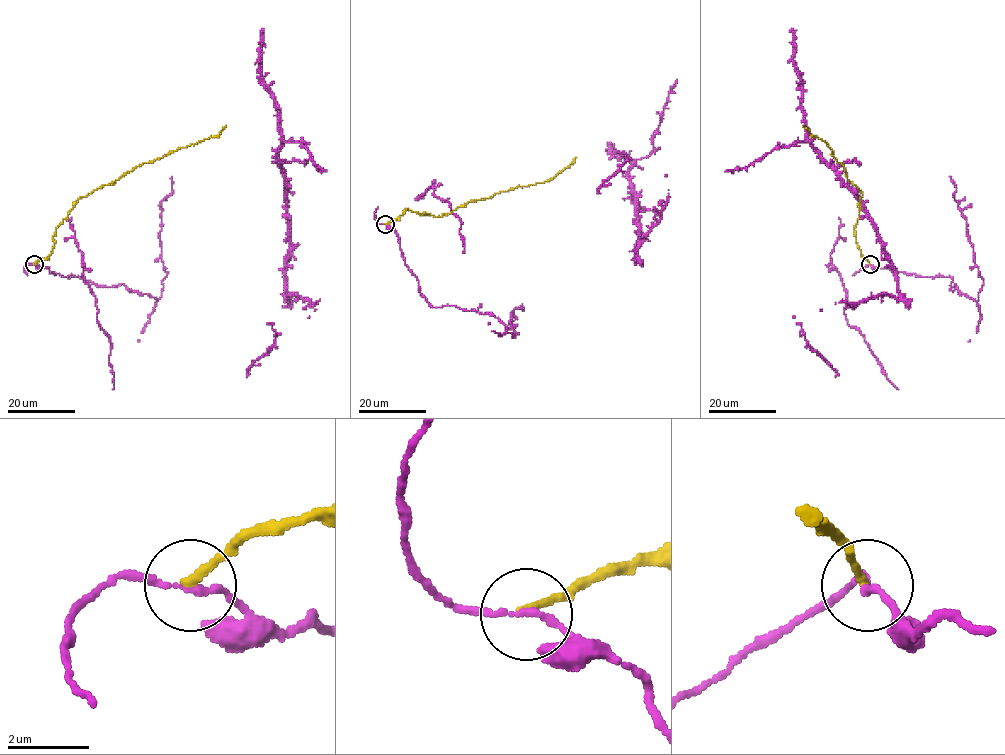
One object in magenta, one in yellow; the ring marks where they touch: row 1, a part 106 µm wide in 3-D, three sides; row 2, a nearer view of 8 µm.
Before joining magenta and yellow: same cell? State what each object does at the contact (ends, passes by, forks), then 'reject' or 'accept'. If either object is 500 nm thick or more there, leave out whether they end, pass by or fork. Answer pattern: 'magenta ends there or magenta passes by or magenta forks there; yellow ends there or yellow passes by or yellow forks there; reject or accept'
magenta passes by; yellow ends there; reject

